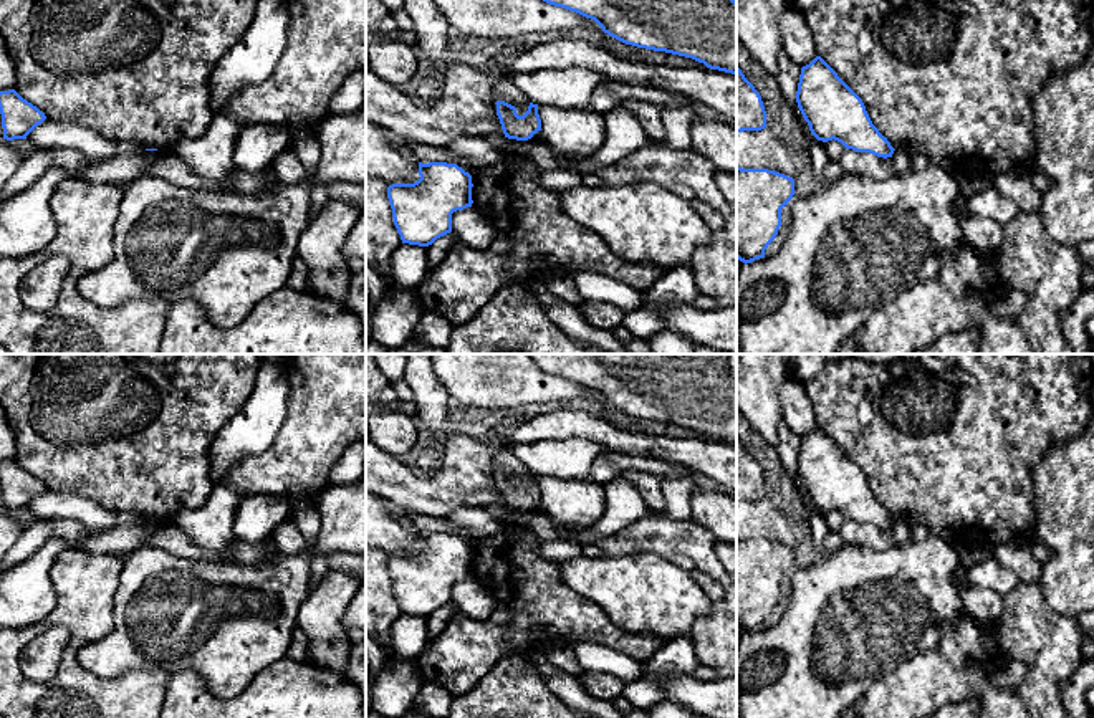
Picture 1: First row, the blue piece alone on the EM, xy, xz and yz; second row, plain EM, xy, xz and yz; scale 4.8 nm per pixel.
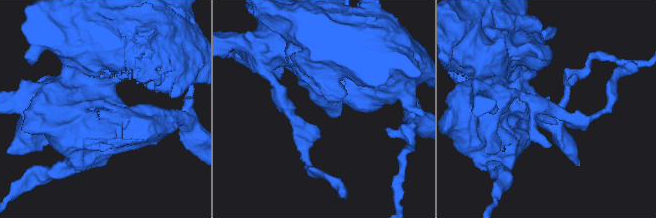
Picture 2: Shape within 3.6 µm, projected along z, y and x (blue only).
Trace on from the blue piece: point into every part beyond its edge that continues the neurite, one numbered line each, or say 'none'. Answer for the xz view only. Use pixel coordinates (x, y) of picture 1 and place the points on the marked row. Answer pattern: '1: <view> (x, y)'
none

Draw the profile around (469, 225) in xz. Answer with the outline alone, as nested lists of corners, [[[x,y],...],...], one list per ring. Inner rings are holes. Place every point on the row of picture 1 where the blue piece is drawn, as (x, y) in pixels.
[[[473,205],[452,213],[452,232],[477,250],[490,248],[495,240],[492,223]]]

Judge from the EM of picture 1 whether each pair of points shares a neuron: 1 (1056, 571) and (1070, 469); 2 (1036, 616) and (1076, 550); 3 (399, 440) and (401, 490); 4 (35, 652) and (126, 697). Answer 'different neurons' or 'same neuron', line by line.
1: same neuron
2: different neurons
3: different neurons
4: different neurons

